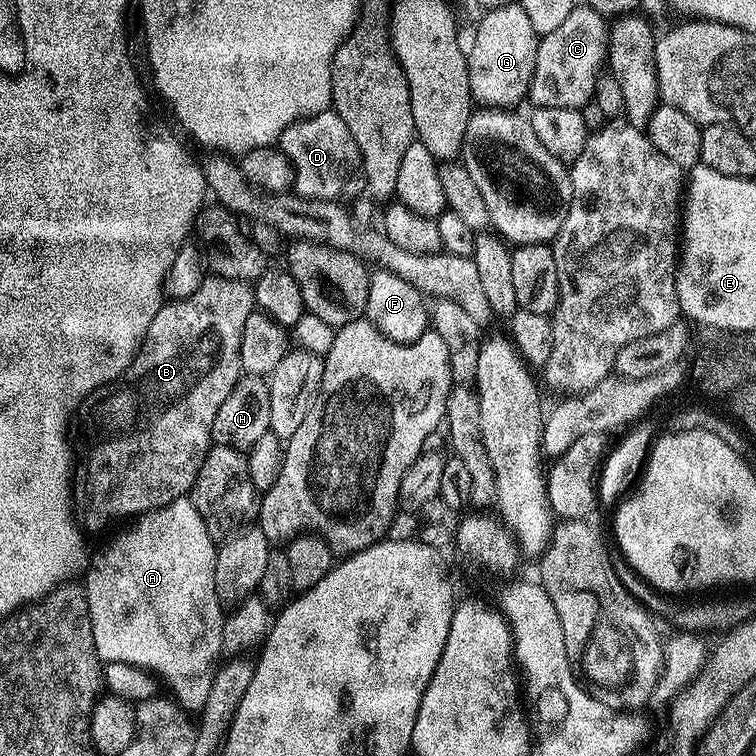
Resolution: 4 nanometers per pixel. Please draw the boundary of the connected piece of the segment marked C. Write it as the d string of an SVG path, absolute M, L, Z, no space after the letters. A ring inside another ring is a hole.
M577 6L550 34L539 37L536 46L536 65L527 99L538 108L583 108L594 100L596 84L606 68L608 58L608 30L605 17L592 8Z

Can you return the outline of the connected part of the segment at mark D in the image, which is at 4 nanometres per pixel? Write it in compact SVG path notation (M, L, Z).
M329 110L308 116L292 124L281 134L278 147L290 158L296 175L294 192L308 200L332 200L340 196L340 185L357 171L360 151L356 139L346 130L346 122L336 111Z

